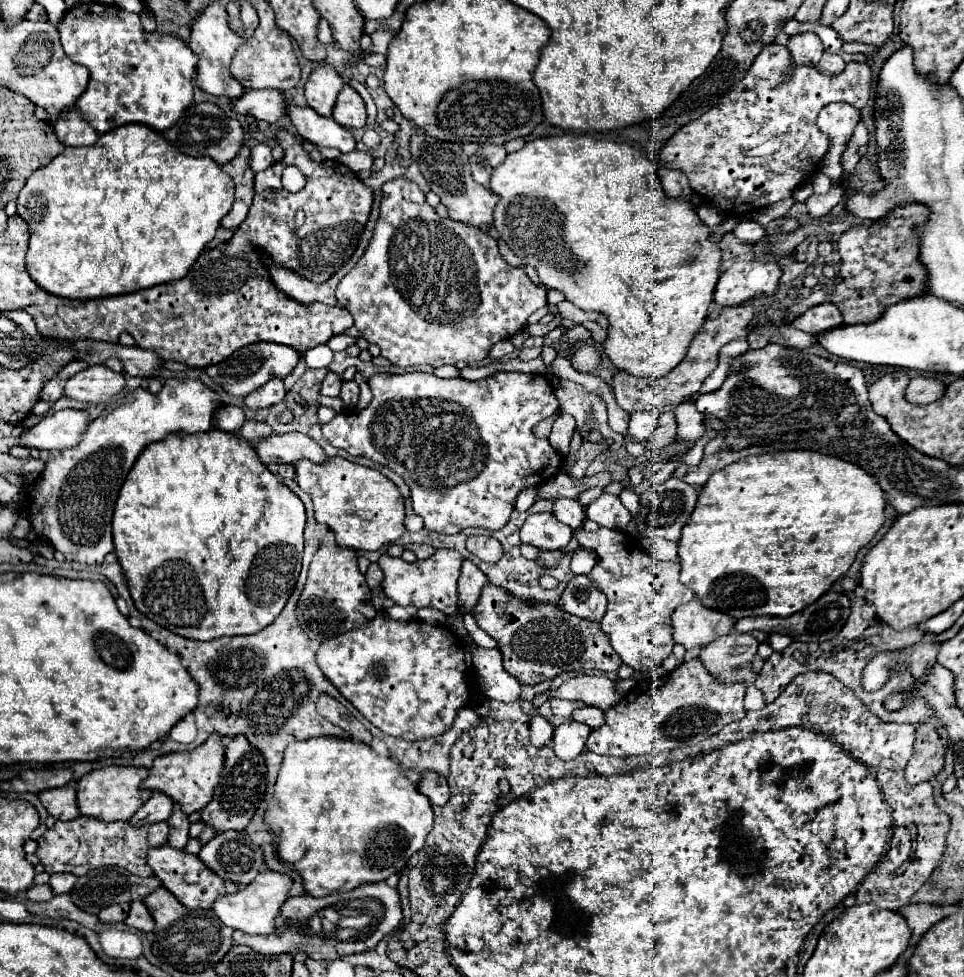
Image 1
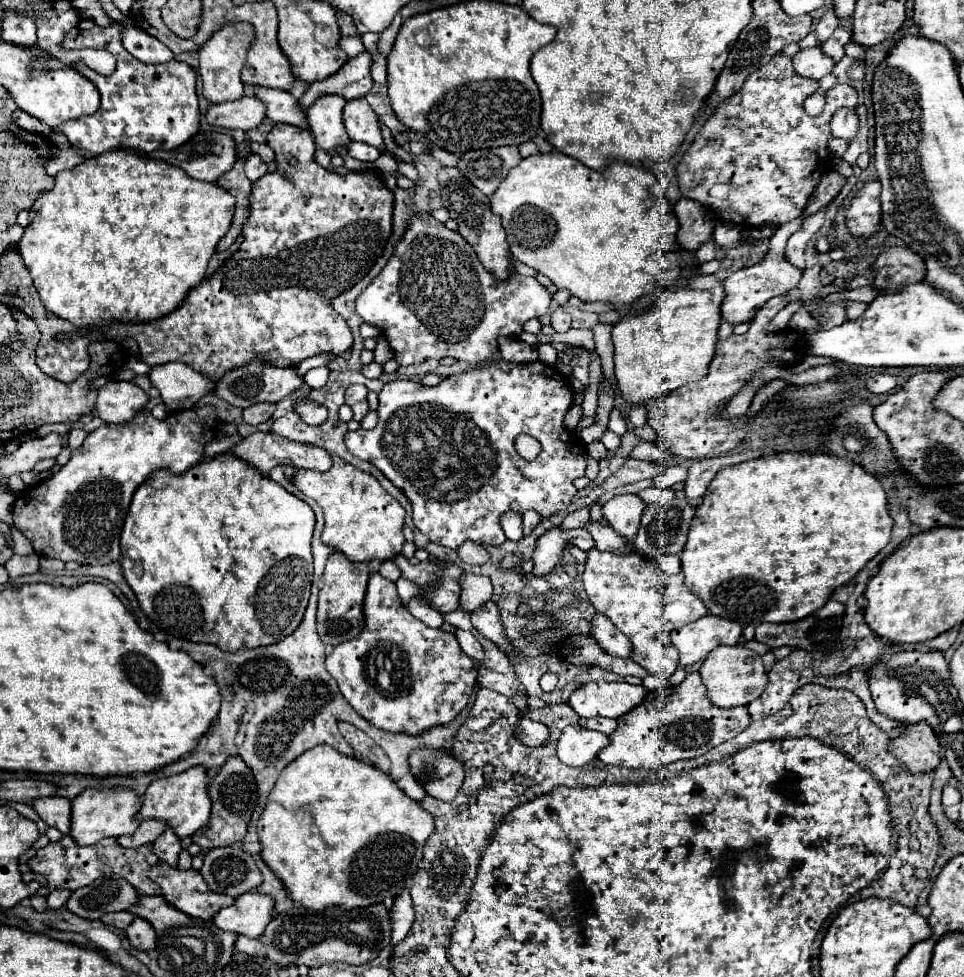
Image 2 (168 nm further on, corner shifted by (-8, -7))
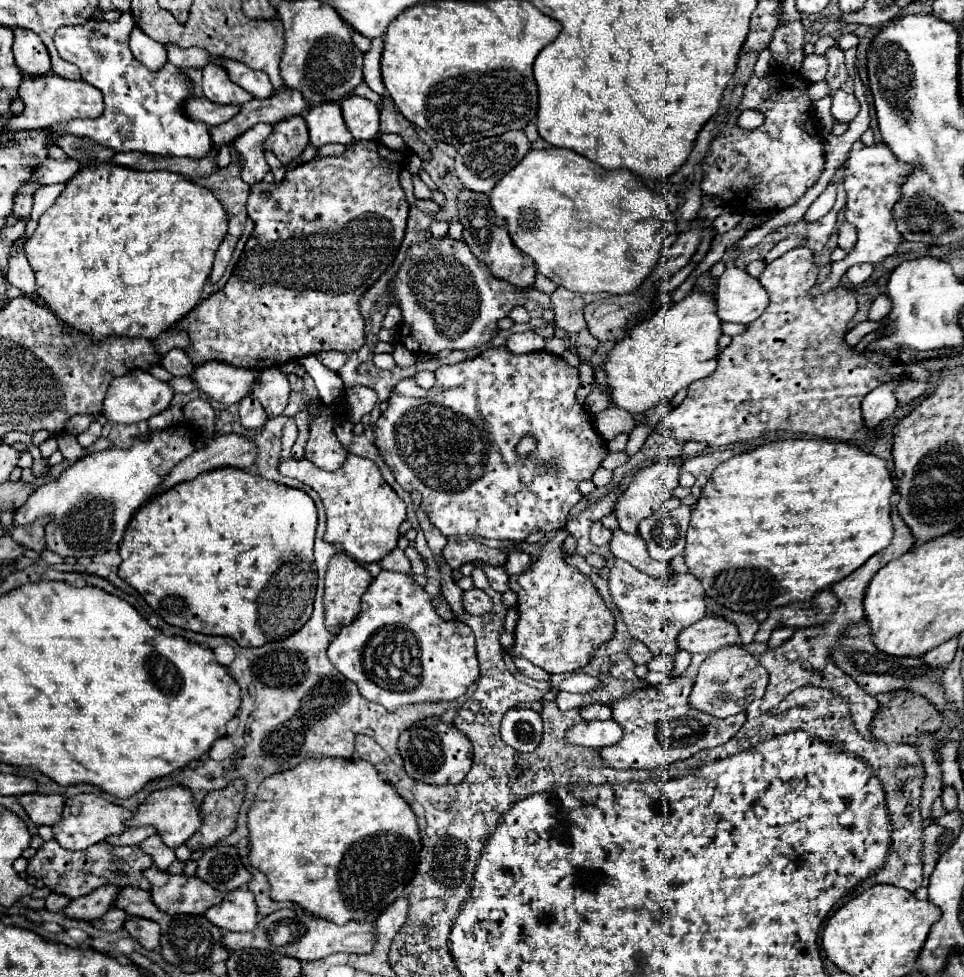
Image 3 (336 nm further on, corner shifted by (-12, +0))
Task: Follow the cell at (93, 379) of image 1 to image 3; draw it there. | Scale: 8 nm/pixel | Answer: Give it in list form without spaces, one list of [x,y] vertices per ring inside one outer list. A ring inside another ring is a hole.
[[[144,370],[128,372],[128,374],[118,376],[118,378],[112,380],[112,384],[110,384],[108,392],[106,392],[106,398],[104,398],[102,414],[106,416],[108,422],[134,424],[134,422],[140,422],[140,420],[148,420],[154,414],[166,410],[172,396],[174,396],[174,392],[170,390],[170,386],[166,382],[156,380],[152,374],[148,374]]]

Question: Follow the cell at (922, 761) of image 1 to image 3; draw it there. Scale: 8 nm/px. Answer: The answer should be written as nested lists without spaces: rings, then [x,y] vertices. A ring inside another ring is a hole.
[[[900,692],[898,696],[890,696],[890,702],[886,706],[880,706],[880,716],[876,718],[876,724],[872,724],[872,736],[880,740],[882,744],[908,744],[912,738],[920,736],[930,736],[942,726],[942,716],[922,696],[910,694],[910,692]]]

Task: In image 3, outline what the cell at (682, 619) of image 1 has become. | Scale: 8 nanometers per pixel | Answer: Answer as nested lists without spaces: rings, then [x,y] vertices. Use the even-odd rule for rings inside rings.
[[[706,614],[678,634],[678,648],[688,654],[712,654],[722,646],[738,644],[738,626],[724,616]]]

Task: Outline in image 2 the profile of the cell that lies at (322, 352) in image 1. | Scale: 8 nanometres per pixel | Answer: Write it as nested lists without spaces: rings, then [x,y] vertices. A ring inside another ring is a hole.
[[[316,367],[316,369],[310,369],[306,375],[304,375],[304,383],[310,387],[310,389],[320,389],[328,383],[328,373],[330,369],[328,367]]]

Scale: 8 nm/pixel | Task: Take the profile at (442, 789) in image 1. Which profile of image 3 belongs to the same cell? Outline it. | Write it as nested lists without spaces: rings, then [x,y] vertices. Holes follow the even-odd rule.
[[[422,720],[414,724],[408,732],[404,732],[398,740],[400,754],[404,758],[404,770],[412,780],[426,784],[460,784],[472,764],[472,744],[470,740],[452,724],[444,724],[442,720]]]

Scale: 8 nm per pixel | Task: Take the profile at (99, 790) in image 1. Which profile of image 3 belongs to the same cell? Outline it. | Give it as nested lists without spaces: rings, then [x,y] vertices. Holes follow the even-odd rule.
[[[78,794],[64,804],[62,820],[54,824],[54,838],[68,850],[84,850],[96,842],[102,842],[110,834],[120,834],[128,828],[132,812],[124,806],[104,800],[100,794]]]

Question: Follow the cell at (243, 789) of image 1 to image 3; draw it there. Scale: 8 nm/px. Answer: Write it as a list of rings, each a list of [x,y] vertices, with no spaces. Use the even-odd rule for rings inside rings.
[[[236,778],[222,790],[208,792],[200,806],[204,824],[186,842],[186,846],[192,850],[196,850],[200,846],[204,850],[208,850],[208,848],[216,846],[216,842],[230,836],[236,828],[236,820],[238,820],[240,806],[244,802],[244,794],[246,794],[246,782],[242,778]]]

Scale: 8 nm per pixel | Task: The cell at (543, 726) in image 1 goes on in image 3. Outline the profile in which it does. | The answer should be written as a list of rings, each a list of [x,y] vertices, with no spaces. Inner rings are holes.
[[[512,708],[502,720],[502,740],[518,752],[532,752],[542,740],[542,718],[528,708]]]

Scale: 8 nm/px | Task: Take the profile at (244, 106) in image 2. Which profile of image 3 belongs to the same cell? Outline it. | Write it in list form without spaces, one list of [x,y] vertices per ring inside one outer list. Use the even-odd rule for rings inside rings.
[[[190,98],[186,102],[186,114],[192,118],[192,120],[200,120],[208,126],[218,126],[218,124],[224,124],[228,122],[230,118],[234,118],[242,106],[222,106],[222,104],[214,104],[210,102],[208,98]]]

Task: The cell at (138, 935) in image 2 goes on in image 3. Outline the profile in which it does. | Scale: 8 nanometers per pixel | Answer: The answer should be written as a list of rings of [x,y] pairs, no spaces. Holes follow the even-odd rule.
[[[130,916],[124,924],[124,928],[130,932],[134,940],[140,942],[146,950],[156,950],[160,946],[160,928],[156,922],[140,916]]]

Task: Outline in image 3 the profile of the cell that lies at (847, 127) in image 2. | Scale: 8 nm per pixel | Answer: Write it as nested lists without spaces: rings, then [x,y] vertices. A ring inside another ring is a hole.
[[[844,90],[832,92],[832,116],[838,122],[852,122],[860,110],[858,100],[854,94],[848,94]]]

